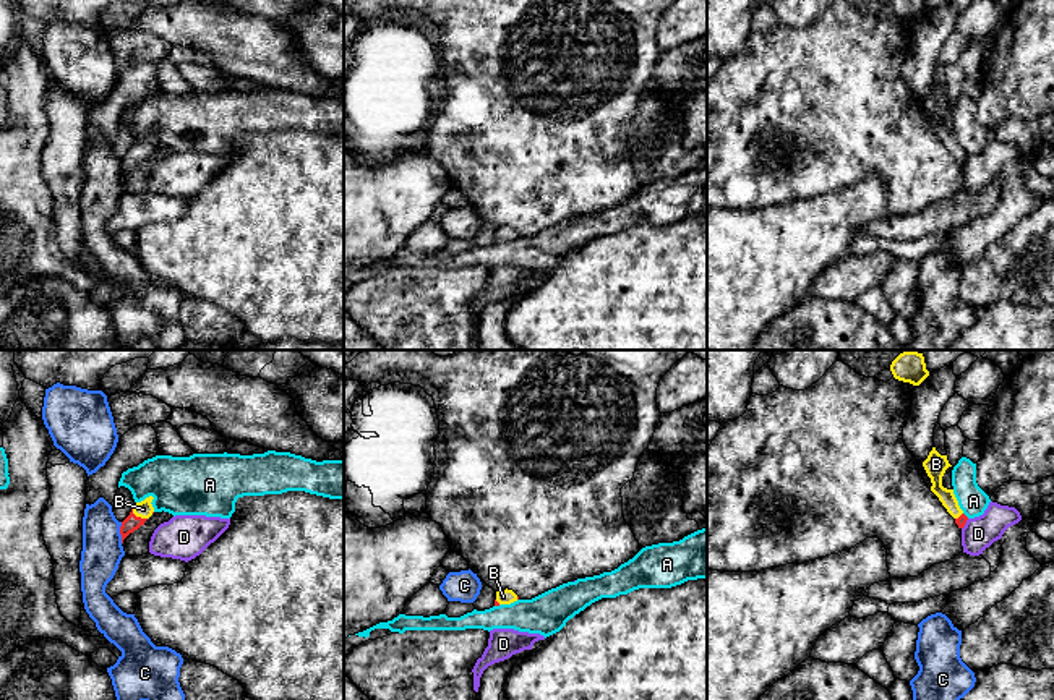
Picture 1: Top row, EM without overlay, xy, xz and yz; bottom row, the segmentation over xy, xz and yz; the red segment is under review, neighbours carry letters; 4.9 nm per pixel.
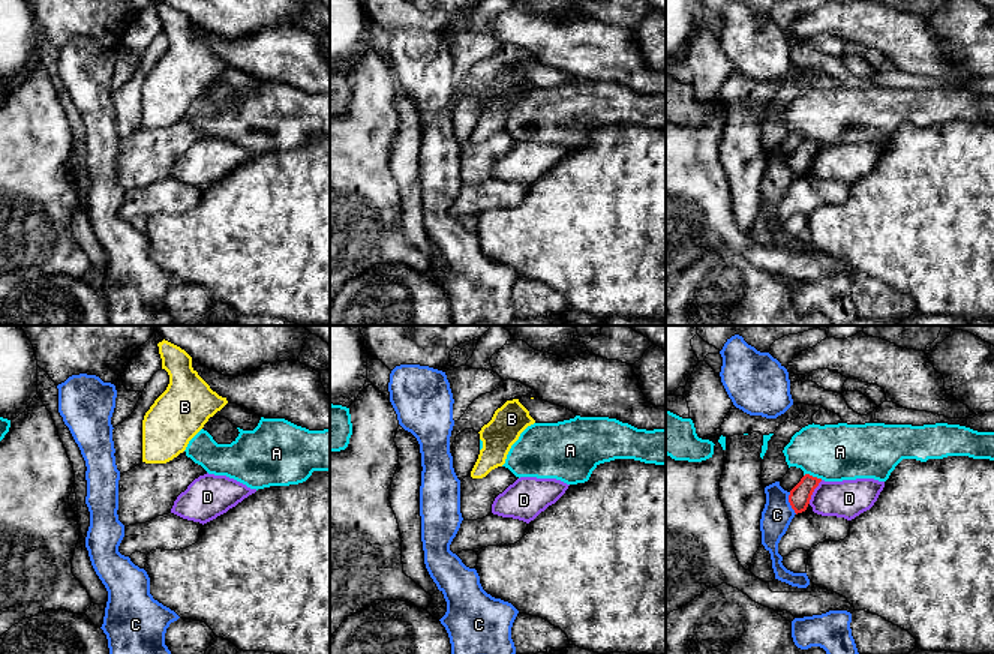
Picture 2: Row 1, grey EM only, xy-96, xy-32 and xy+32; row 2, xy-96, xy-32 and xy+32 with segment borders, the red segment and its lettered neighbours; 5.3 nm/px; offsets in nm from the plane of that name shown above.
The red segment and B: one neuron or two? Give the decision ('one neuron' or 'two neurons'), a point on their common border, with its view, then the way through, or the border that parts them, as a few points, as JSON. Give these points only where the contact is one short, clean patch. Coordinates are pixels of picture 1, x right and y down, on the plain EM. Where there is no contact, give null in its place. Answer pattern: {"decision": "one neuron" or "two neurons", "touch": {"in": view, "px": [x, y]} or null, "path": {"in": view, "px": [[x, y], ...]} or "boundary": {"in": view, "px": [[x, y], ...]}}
{"decision": "one neuron", "touch": {"in": "xy", "px": [138, 154]}, "path": {"in": "xy", "px": [[132, 159], [138, 154], [143, 146]]}}

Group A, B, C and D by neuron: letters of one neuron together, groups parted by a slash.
A / B / C / D

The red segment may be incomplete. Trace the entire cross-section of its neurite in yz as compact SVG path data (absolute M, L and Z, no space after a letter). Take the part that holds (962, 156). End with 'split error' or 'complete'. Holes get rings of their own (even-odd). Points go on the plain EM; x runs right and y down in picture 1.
M936 84L929 89L928 96L923 99L923 104L931 115L931 128L939 134L942 143L947 146L947 149L955 156L955 160L958 165L963 165L968 154L963 151L963 147L958 143L958 138L953 131L953 126L947 126L942 123L942 113L949 104L952 104L947 97L947 92L940 92Z | split error

